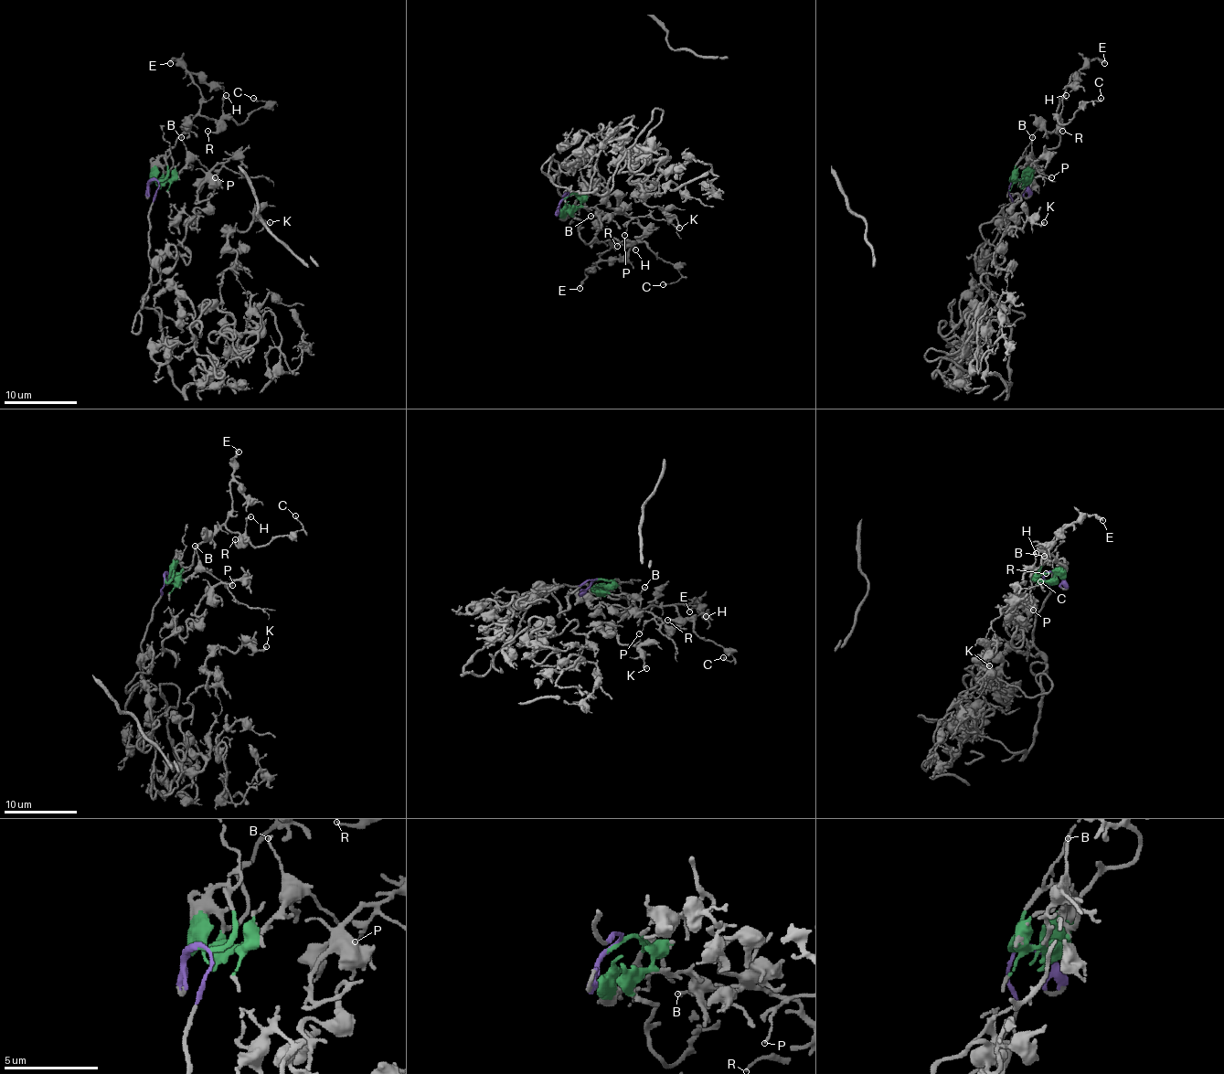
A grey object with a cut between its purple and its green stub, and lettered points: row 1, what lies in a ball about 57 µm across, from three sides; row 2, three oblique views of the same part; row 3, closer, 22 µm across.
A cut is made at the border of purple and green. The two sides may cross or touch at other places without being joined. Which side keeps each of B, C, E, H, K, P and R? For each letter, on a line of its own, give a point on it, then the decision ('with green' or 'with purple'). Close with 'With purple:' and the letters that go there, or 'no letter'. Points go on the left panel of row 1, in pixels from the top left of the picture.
B: place (181, 137); with green
C: place (253, 98); with green
E: place (170, 63); with green
H: place (226, 95); with green
K: place (270, 222); with purple
P: place (215, 177); with purple
R: place (207, 131); with green
With purple: K, P

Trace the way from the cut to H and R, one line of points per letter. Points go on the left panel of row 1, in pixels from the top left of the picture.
H: (154, 179), (169, 170), (169, 150), (198, 115), (213, 121), (222, 117), (226, 94)
R: (154, 179), (169, 170), (169, 150), (198, 115), (217, 126), (207, 132)

